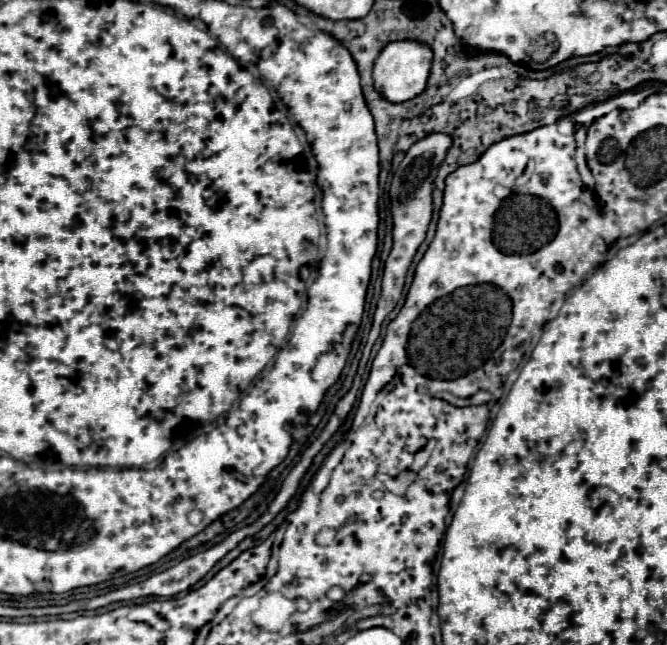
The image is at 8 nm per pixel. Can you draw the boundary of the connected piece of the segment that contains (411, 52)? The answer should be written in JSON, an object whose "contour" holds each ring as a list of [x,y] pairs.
{"contour":[[[400,40],[400,42],[390,42],[376,58],[372,80],[374,88],[380,92],[384,100],[398,104],[416,98],[424,90],[428,74],[430,74],[430,50],[426,50],[426,46],[418,46],[418,42]]]}

